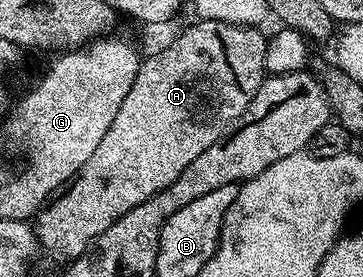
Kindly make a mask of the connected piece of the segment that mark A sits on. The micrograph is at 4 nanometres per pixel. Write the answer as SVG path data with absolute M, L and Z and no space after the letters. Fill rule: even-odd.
M206 19L195 22L190 24L169 47L154 52L149 59L147 56L141 62L138 73L134 77L134 85L130 85L130 93L126 93L118 113L114 116L114 122L110 125L110 129L106 129L101 143L98 144L98 149L94 149L94 154L86 160L86 165L82 165L82 169L78 169L76 176L68 180L63 190L53 195L35 216L34 230L37 244L43 250L45 247L46 250L52 251L54 258L64 259L63 261L77 259L83 251L91 247L99 235L106 233L106 229L110 229L110 225L114 225L114 221L118 221L118 217L122 217L122 213L130 213L130 209L134 209L134 205L142 205L142 201L154 197L154 193L158 193L162 189L166 189L166 185L170 185L170 181L175 181L178 173L182 173L182 169L186 169L186 165L190 165L190 161L195 161L202 153L206 153L206 149L210 149L210 145L214 145L214 141L227 135L238 121L238 117L242 117L242 113L248 108L250 101L254 101L254 93L258 93L258 89L264 84L266 78L264 70L264 54L268 48L266 35L263 35L260 32L262 30L255 26L240 26L226 21Z

